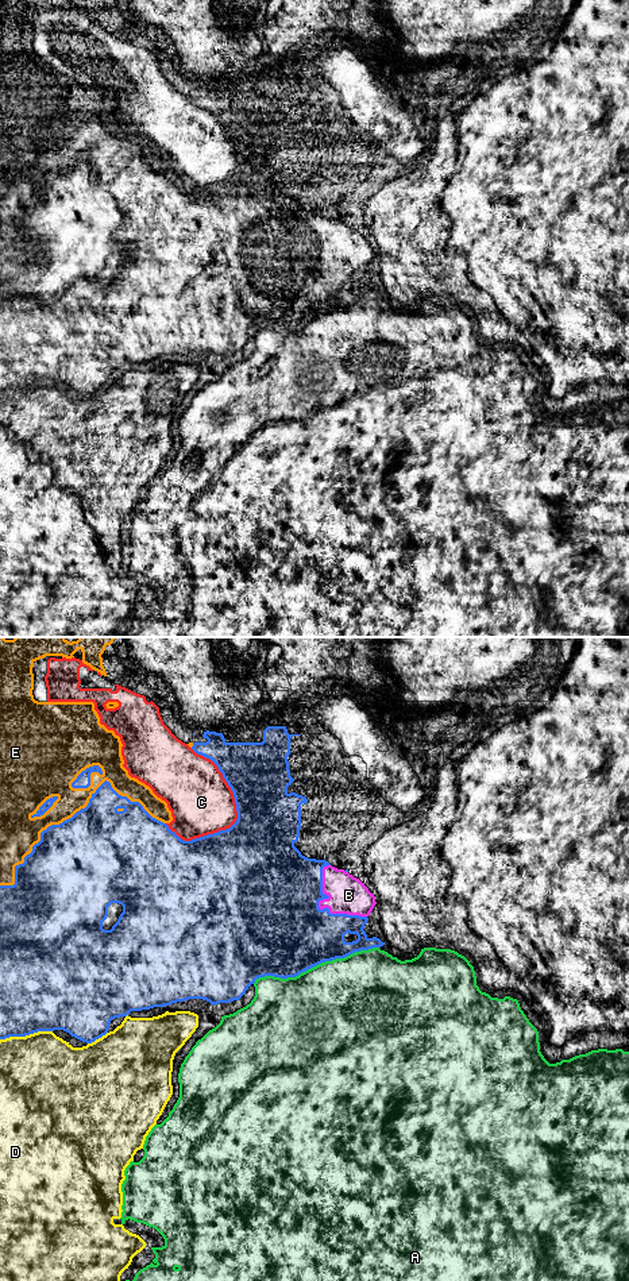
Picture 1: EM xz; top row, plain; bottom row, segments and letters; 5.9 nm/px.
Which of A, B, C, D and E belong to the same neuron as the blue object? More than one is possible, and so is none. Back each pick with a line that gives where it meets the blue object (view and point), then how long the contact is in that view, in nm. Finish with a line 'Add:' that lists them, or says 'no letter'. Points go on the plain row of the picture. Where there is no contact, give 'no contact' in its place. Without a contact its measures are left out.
B: meets blue in xz at (319, 261); contact 400 nm long
Add: B

